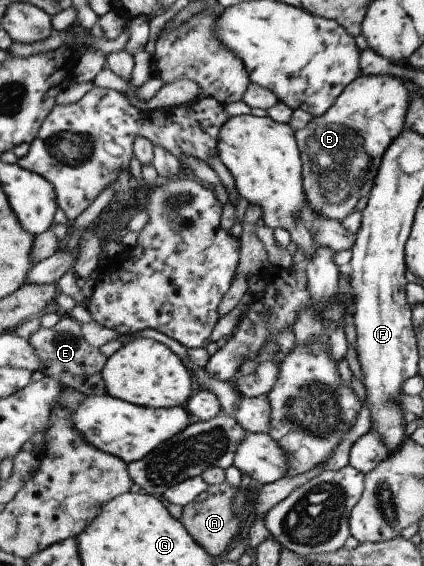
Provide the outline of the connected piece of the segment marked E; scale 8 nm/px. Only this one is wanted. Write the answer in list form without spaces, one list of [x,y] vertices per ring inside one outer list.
[[[63,314],[58,323],[50,329],[39,328],[29,340],[42,358],[41,371],[45,376],[60,379],[67,385],[83,391],[89,397],[103,396],[108,393],[103,369],[106,368],[110,357],[99,347],[91,346],[85,341],[81,335],[80,322],[69,314]]]

